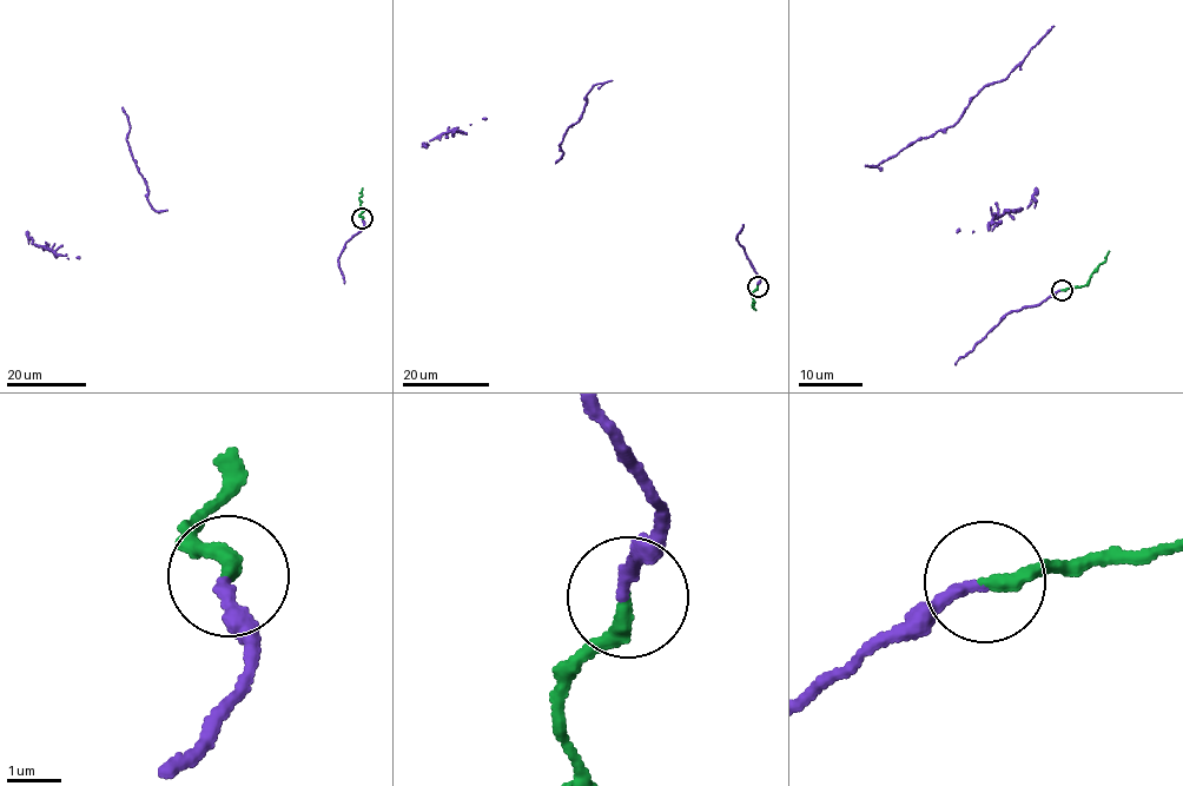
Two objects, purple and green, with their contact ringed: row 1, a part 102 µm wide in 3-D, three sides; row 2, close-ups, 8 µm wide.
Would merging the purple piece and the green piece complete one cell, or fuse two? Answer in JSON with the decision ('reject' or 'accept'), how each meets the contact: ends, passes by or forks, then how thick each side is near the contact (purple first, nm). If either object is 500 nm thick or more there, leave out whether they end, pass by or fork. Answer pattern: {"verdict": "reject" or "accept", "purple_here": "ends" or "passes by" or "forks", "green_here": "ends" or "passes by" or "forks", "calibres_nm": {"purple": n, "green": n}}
{"verdict": "reject", "purple_here": "ends", "green_here": "ends", "calibres_nm": {"purple": 240, "green": 280}}

